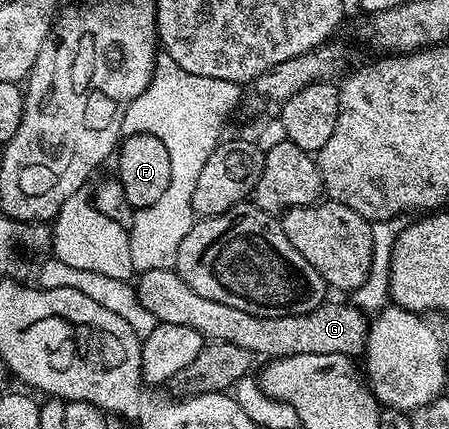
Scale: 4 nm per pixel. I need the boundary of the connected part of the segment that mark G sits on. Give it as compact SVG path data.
M151 269L142 272L138 279L139 283L134 284L135 298L150 318L197 329L204 340L213 343L241 345L241 349L251 352L252 356L264 355L267 361L301 353L341 353L359 357L367 345L368 316L350 302L325 301L309 313L289 317L257 317L245 313L245 309L233 309L233 305L221 305L221 301L209 301L209 297L193 293L174 269Z

